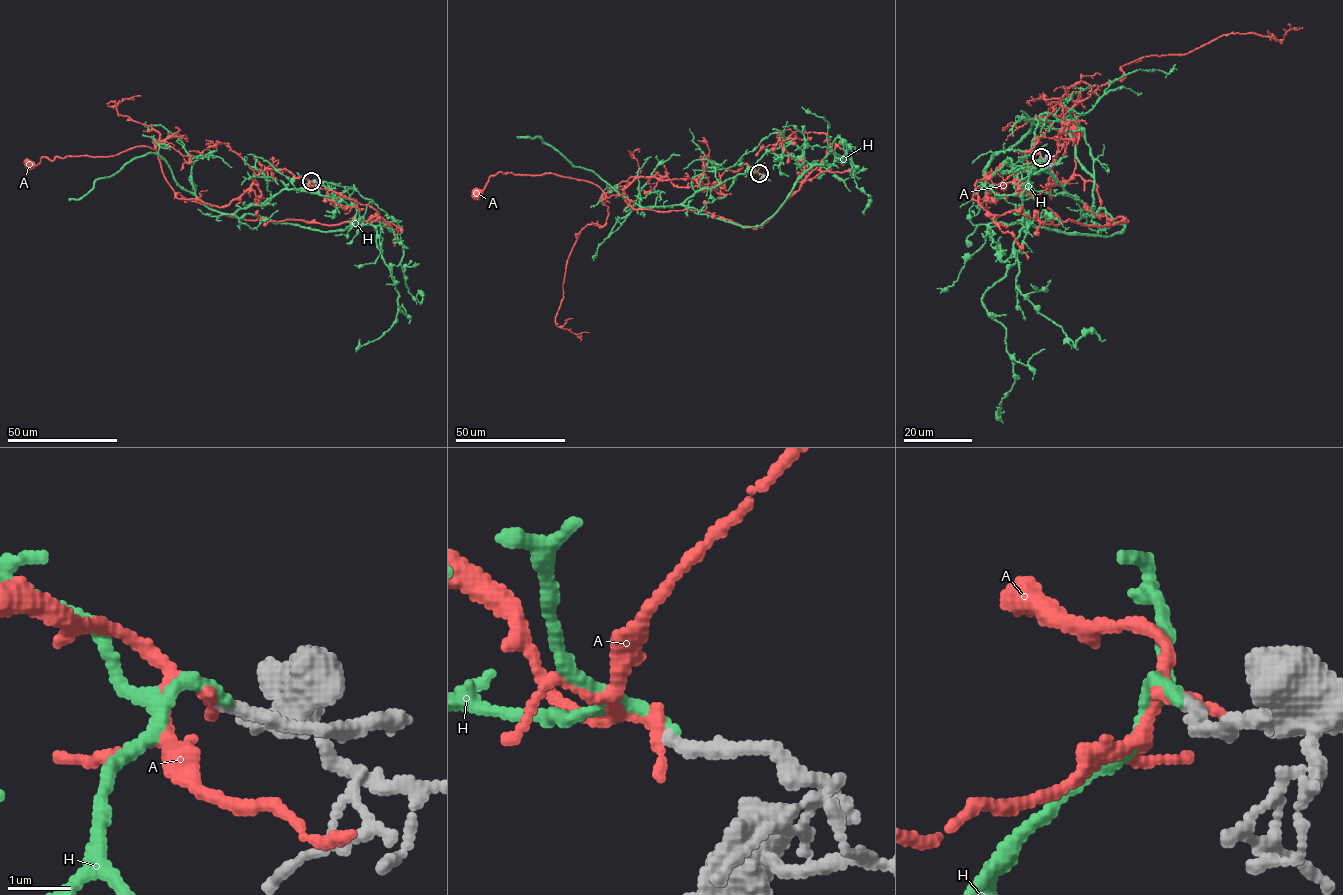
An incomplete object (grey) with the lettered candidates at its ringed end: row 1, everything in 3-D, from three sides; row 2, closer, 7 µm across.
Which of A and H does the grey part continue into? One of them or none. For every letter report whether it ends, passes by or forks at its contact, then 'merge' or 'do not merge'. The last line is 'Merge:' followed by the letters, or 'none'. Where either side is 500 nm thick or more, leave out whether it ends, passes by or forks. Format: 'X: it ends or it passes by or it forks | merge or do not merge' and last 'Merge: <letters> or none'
A: it passes by | do not merge
H: it ends | merge
Merge: H

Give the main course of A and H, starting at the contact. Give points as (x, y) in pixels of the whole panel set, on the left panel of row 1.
A: (311, 182), (285, 169), (264, 169), (239, 197), (217, 207), (179, 199), (158, 153), (147, 146), (29, 163)
H: (311, 181), (224, 214), (208, 209), (159, 155), (147, 153), (69, 200)

